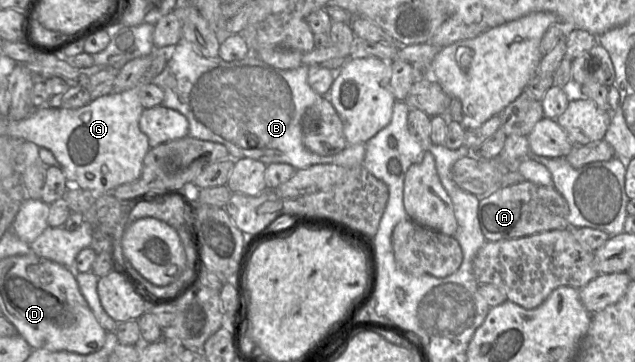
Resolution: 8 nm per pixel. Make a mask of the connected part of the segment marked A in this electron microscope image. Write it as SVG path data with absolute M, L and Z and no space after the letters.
M530 181L500 188L481 199L478 207L480 228L488 242L569 228L568 215L568 202L554 186L538 185Z

